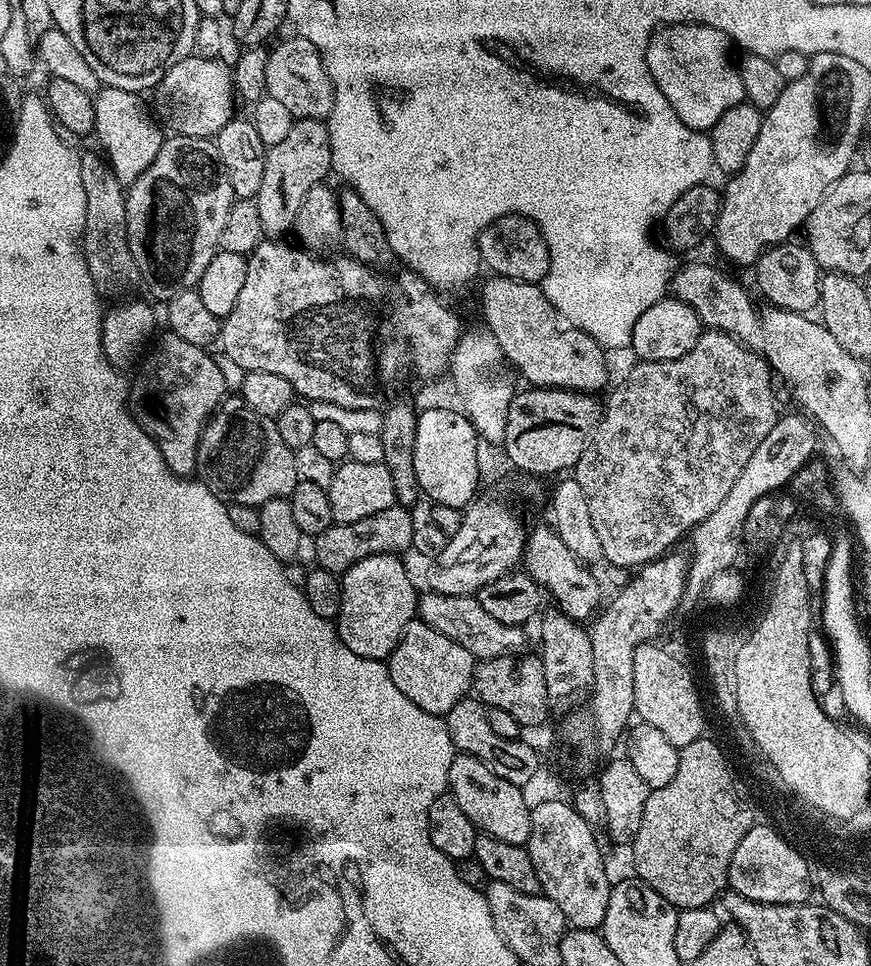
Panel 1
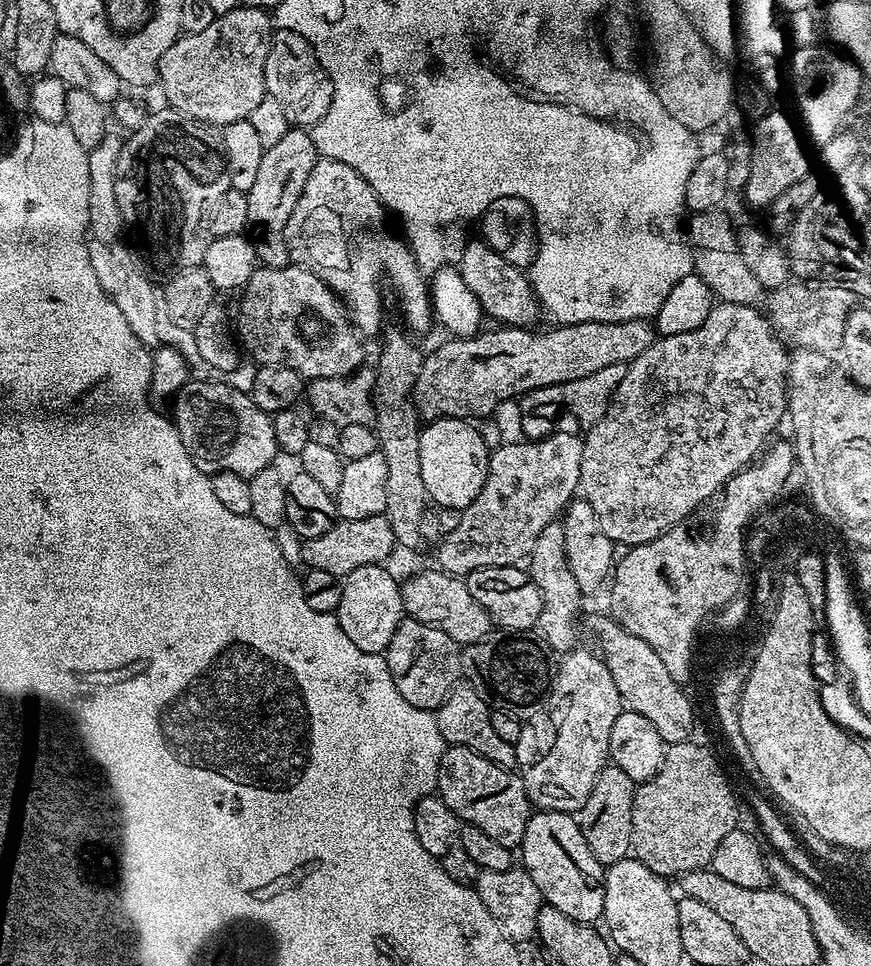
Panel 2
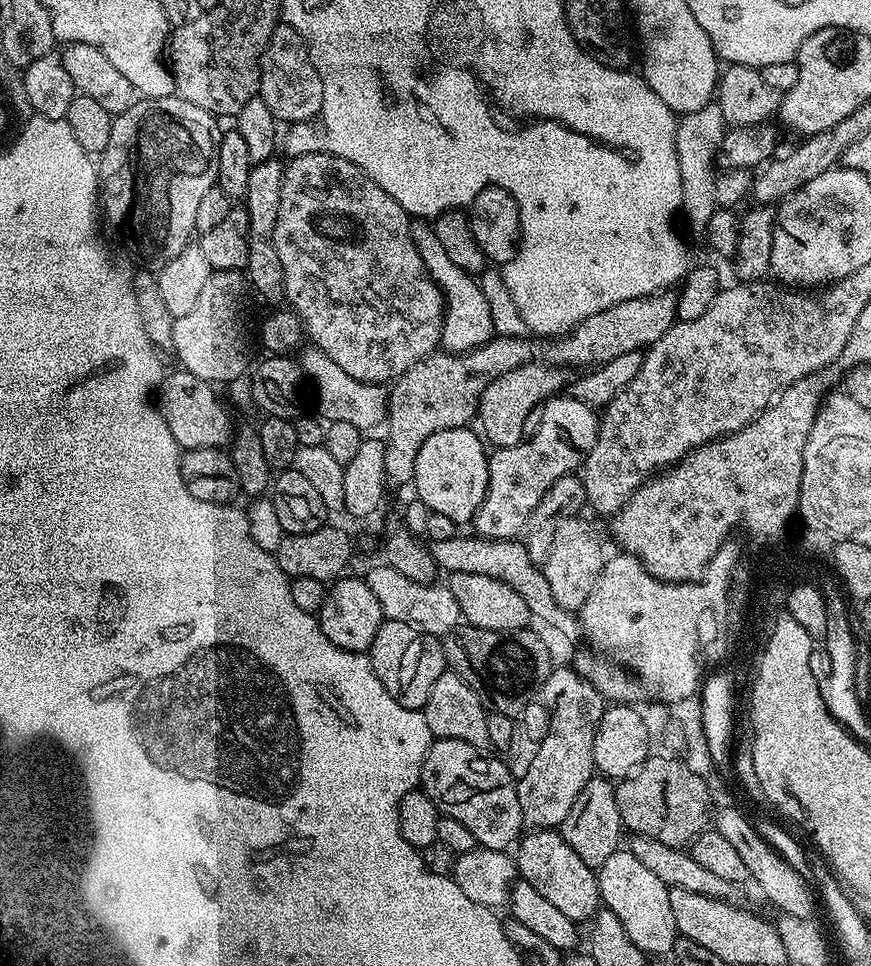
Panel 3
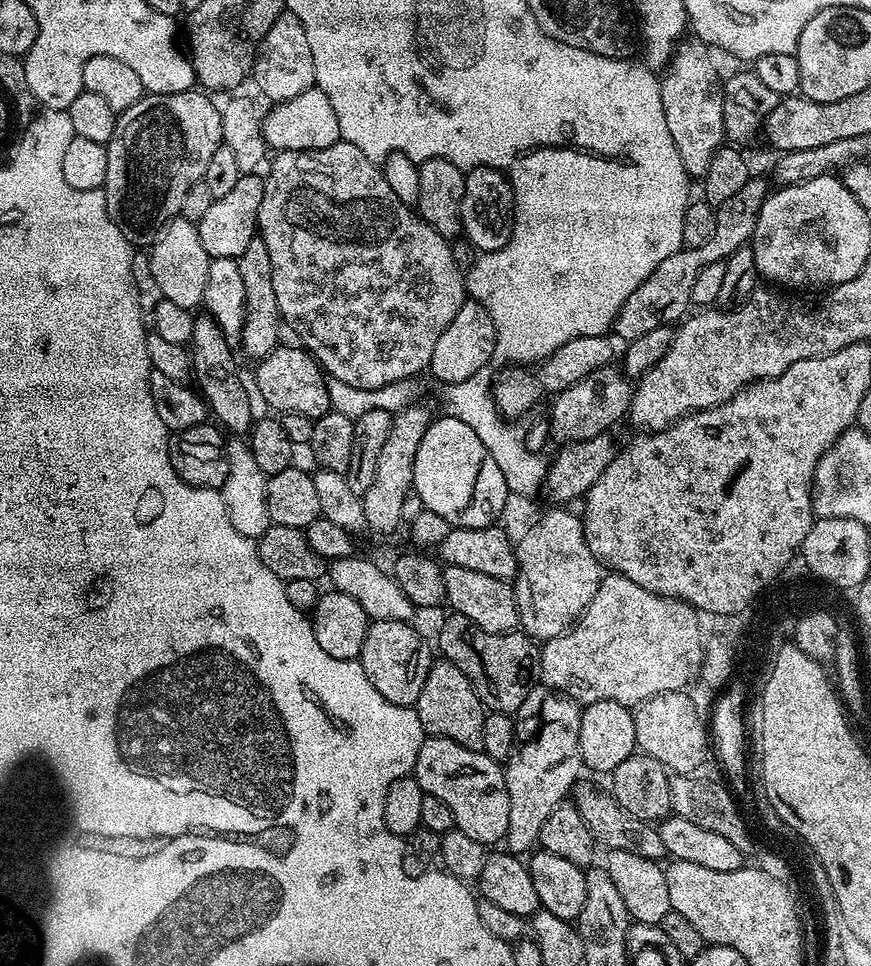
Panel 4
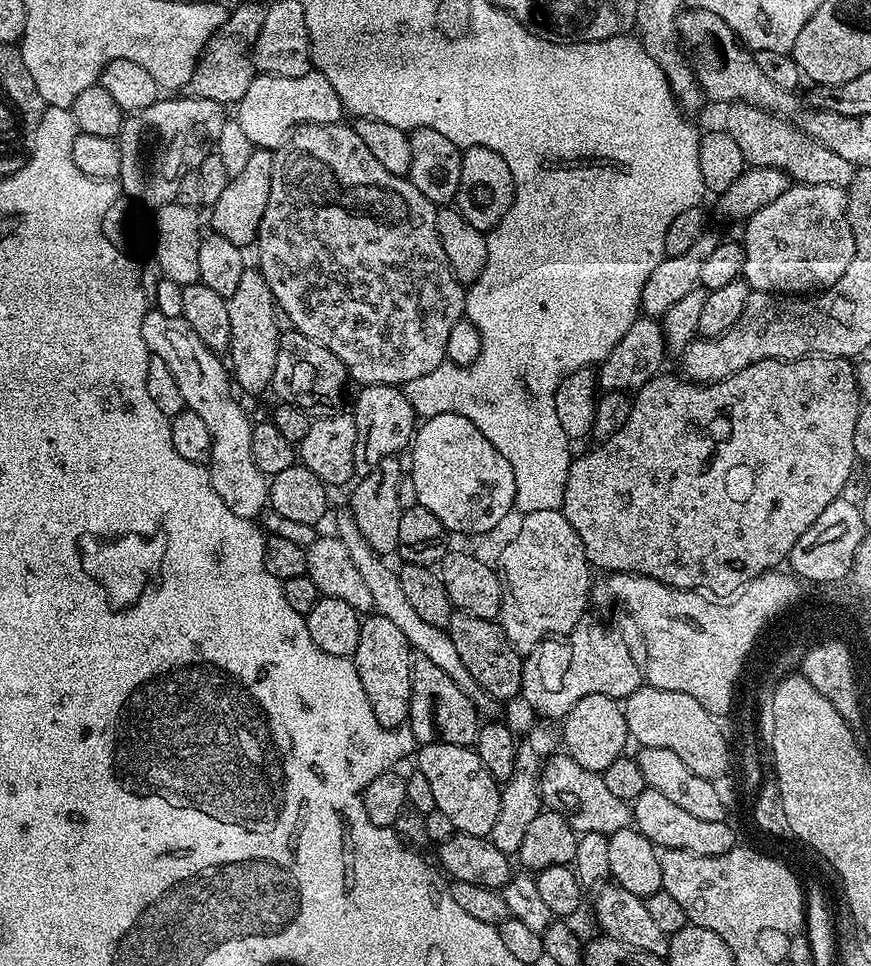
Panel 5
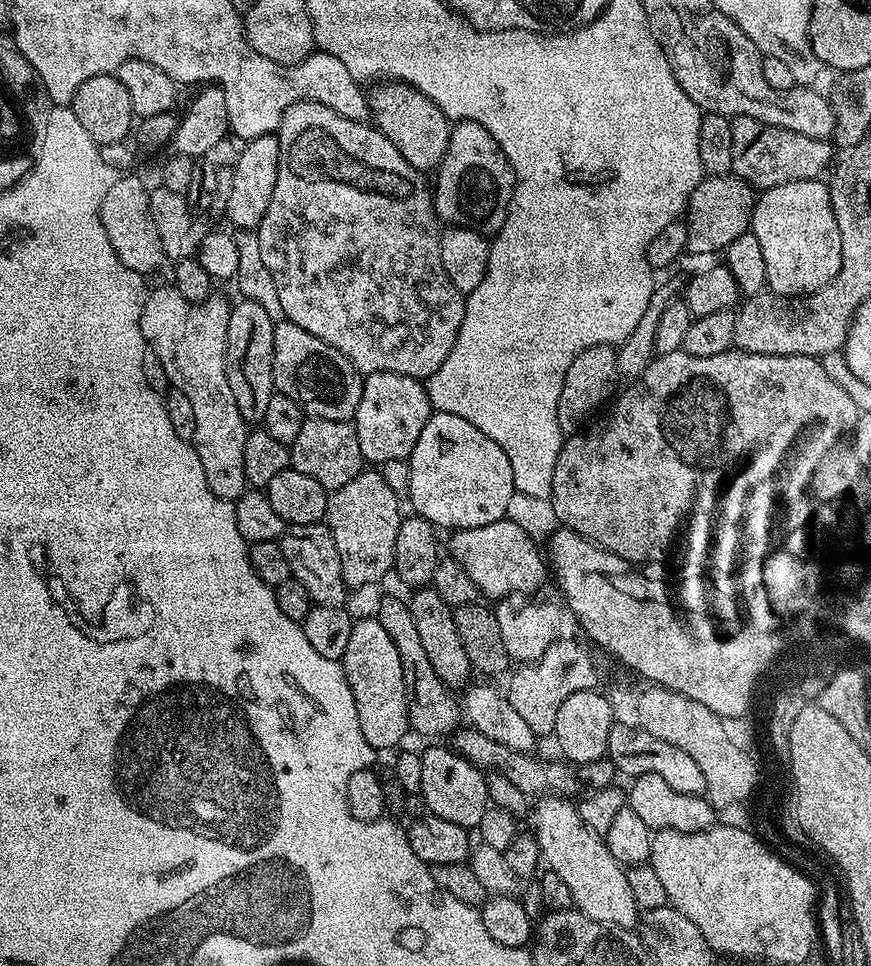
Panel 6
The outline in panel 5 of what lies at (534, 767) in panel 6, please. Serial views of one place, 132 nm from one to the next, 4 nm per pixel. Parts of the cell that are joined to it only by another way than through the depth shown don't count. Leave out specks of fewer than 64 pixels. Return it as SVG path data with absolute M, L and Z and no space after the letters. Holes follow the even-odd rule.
M553 754L544 761L538 772L538 783L540 785L540 799L543 807L567 816L569 822L572 823L572 829L577 834L597 832L609 837L613 832L622 830L632 824L632 810L629 801L622 798L614 798L614 794L610 794L610 790L606 787L606 782L601 773L591 772L582 766L578 766L578 762L574 762L574 758L570 758L566 754Z

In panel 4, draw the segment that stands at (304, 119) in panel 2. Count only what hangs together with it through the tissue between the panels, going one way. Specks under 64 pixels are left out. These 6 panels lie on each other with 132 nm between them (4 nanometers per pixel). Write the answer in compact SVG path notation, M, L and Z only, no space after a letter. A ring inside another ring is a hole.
M283 11L262 37L259 47L256 48L256 59L250 76L252 80L256 79L261 94L268 102L298 98L298 94L315 85L314 54L310 54L306 30L293 12Z

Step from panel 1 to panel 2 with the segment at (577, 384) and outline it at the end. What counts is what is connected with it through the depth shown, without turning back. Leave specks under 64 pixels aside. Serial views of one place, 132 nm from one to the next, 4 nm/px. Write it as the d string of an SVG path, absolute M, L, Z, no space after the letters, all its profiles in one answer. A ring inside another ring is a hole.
M472 242L465 243L463 252L458 257L458 271L462 278L462 282L469 287L469 290L474 297L477 298L480 303L481 310L485 317L490 318L493 316L494 319L500 320L501 325L511 326L514 328L528 328L536 320L536 315L541 315L542 309L536 299L536 295L532 292L532 286L529 277L525 275L521 269L512 268L499 256L494 250L490 250L488 245L483 242Z

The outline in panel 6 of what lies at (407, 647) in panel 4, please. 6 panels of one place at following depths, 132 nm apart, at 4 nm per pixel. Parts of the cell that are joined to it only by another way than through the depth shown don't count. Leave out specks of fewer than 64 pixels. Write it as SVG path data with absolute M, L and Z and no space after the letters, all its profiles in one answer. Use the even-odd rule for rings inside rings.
M375 618L357 619L350 630L346 654L342 661L344 677L354 694L354 710L358 712L358 726L362 726L362 738L377 750L395 749L404 735L409 735L406 710L406 682L402 682L402 661L390 634Z

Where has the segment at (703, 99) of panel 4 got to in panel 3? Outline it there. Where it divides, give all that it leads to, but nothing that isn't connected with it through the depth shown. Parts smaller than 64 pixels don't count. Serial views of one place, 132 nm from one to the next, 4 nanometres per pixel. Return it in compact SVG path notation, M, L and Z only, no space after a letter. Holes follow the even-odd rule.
M713 102L702 106L702 110L683 113L676 126L676 149L678 150L678 168L682 177L682 198L680 199L681 217L696 234L703 233L709 224L712 214L717 210L715 197L715 162L718 146L722 146L722 138L726 125L722 118L719 104Z

